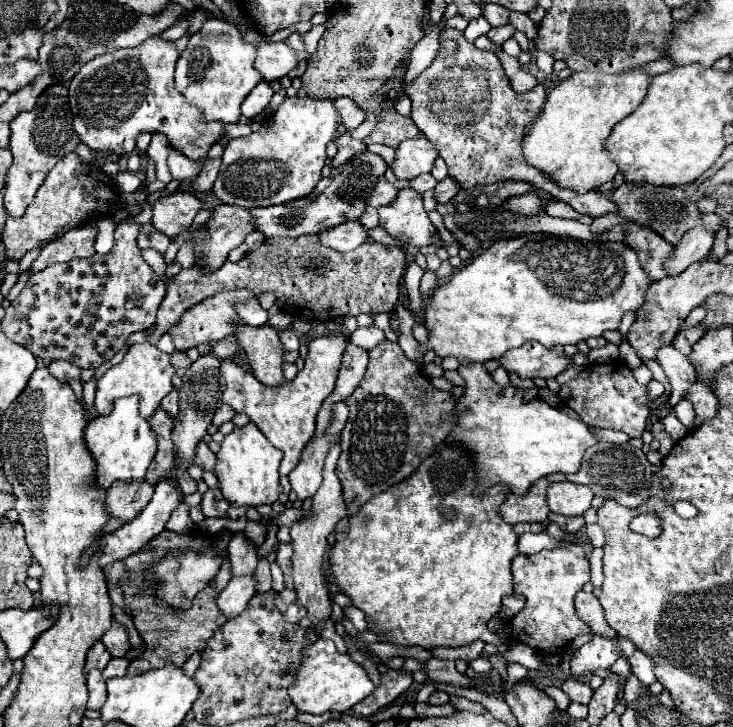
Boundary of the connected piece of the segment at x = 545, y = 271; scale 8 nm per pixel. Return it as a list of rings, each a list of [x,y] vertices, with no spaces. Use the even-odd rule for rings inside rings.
[[[529,233],[521,237],[505,237],[489,245],[483,253],[479,253],[469,265],[465,265],[461,271],[453,273],[447,283],[435,289],[433,297],[425,305],[425,327],[429,331],[427,345],[435,351],[437,357],[457,357],[463,365],[465,363],[485,363],[489,359],[499,359],[509,347],[521,347],[525,341],[539,341],[545,347],[557,347],[557,345],[577,345],[579,341],[585,341],[587,337],[601,337],[607,329],[619,329],[619,321],[627,311],[637,311],[643,305],[643,297],[649,289],[649,275],[641,269],[637,261],[637,253],[625,245],[617,245],[613,241],[579,241],[573,237],[559,237],[559,235],[547,235],[547,233]]]

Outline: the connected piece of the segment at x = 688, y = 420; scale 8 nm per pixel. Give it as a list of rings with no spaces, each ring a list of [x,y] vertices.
[[[679,401],[675,407],[673,407],[673,411],[675,411],[675,415],[677,415],[677,419],[687,427],[687,429],[693,429],[695,425],[693,425],[693,421],[695,421],[695,411],[693,411],[693,405],[691,405],[691,401]]]

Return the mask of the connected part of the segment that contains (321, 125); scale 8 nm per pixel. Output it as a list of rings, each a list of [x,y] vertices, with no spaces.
[[[285,99],[275,111],[271,127],[261,127],[257,133],[229,141],[213,193],[223,203],[245,209],[281,205],[311,195],[327,159],[325,147],[337,129],[337,109],[329,99]]]

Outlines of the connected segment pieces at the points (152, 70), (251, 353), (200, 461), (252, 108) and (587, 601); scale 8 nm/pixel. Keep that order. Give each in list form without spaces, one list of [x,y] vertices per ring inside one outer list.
[[[149,37],[139,47],[133,49],[117,49],[113,53],[107,53],[105,57],[97,57],[83,65],[83,69],[73,77],[69,85],[69,103],[75,119],[75,131],[81,137],[81,143],[95,151],[115,151],[119,155],[133,153],[135,151],[135,137],[143,131],[149,133],[165,133],[171,147],[183,153],[185,157],[193,161],[201,161],[207,157],[207,151],[213,143],[219,141],[223,133],[221,123],[203,123],[199,119],[197,109],[193,105],[185,105],[185,97],[175,91],[173,83],[173,71],[175,63],[179,59],[179,53],[175,49],[175,43],[163,41],[161,37]]]
[[[239,321],[233,337],[237,339],[237,345],[245,351],[251,371],[261,383],[275,387],[285,381],[281,371],[283,349],[277,331],[271,325],[251,327]]]
[[[205,441],[197,443],[197,453],[195,453],[193,463],[199,465],[201,469],[205,469],[205,471],[213,471],[213,467],[215,467],[215,453],[209,449],[209,445]]]
[[[261,81],[261,83],[249,93],[249,97],[243,101],[243,105],[241,105],[243,115],[249,117],[249,119],[255,117],[255,115],[259,115],[259,113],[269,105],[271,97],[273,97],[273,89],[269,87],[267,81]]]
[[[579,591],[577,597],[575,597],[575,609],[577,609],[577,615],[581,621],[585,621],[591,629],[593,635],[599,635],[599,637],[617,637],[617,633],[607,625],[605,617],[603,617],[603,609],[601,609],[601,603],[595,595],[589,595],[585,591]]]

